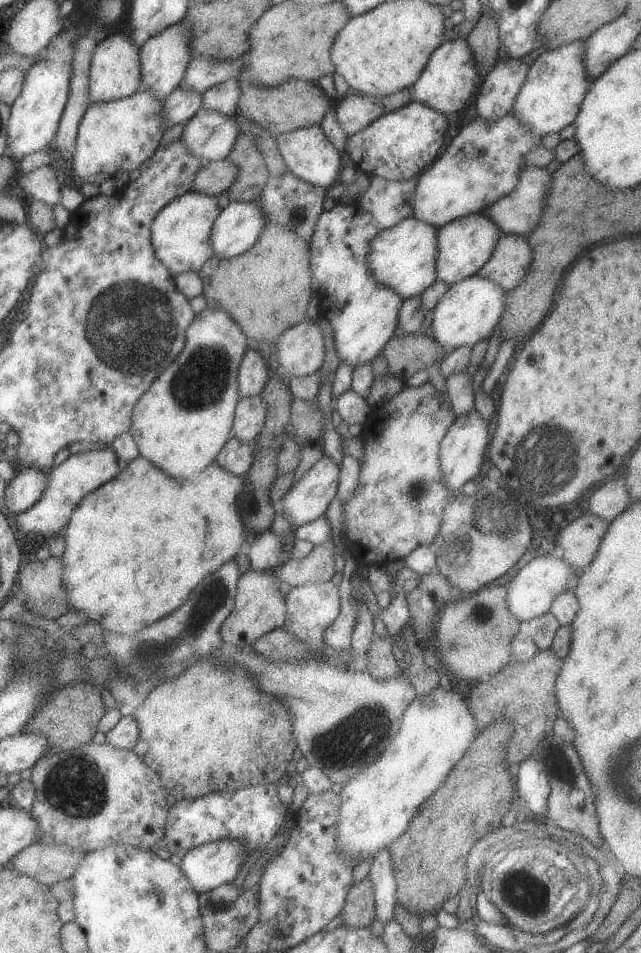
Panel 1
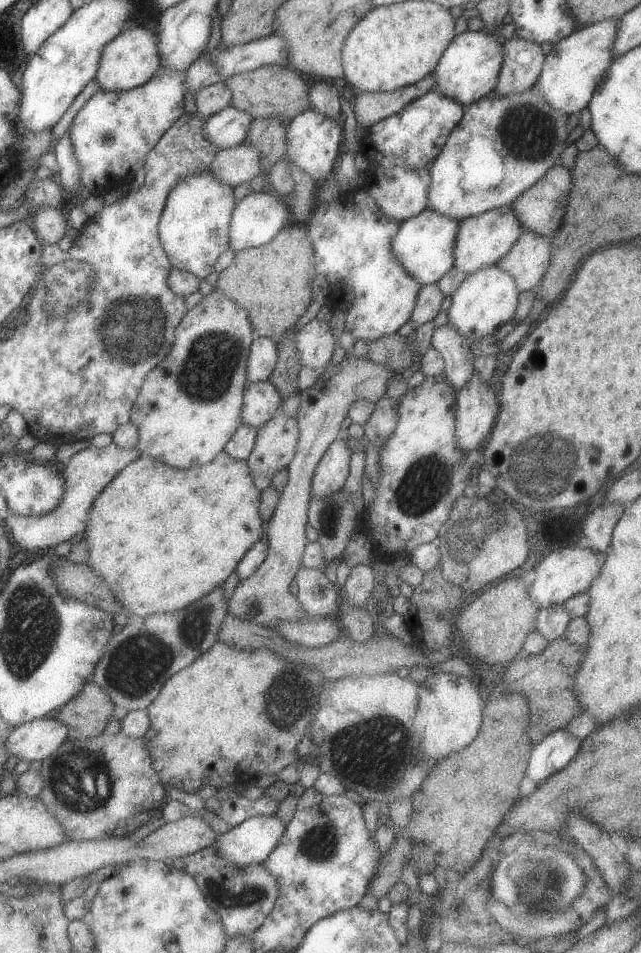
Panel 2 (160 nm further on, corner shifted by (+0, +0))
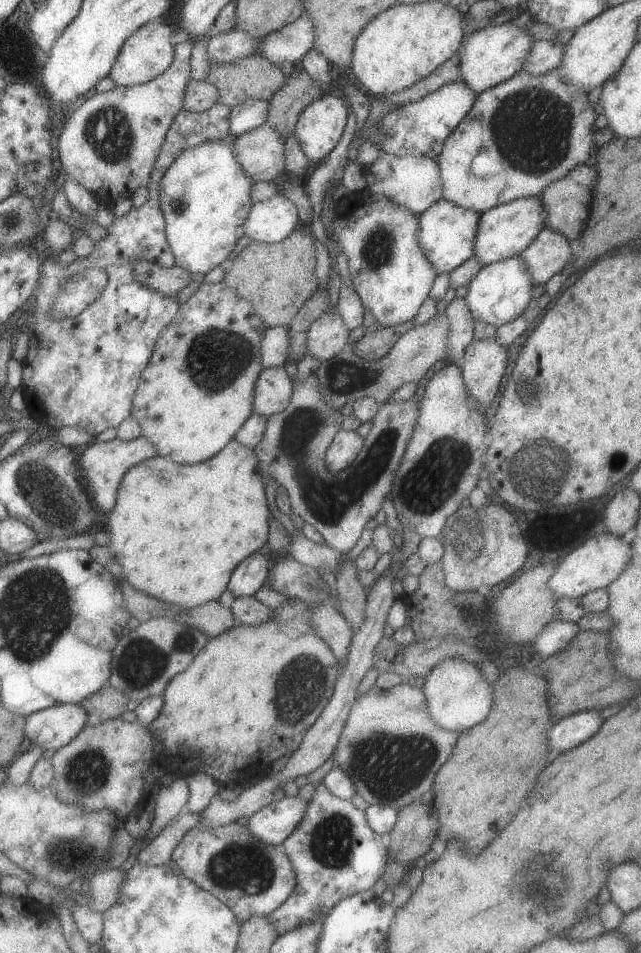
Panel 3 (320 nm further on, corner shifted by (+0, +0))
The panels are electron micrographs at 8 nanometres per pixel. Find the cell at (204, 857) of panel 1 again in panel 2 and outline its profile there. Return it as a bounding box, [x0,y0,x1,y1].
[213,815,284,868]

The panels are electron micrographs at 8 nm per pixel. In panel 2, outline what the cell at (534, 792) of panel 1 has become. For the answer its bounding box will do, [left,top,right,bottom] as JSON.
[525,730,581,784]

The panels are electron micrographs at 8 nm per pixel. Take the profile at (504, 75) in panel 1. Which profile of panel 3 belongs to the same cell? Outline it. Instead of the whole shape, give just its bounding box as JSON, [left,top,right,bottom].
[521,40,563,76]

